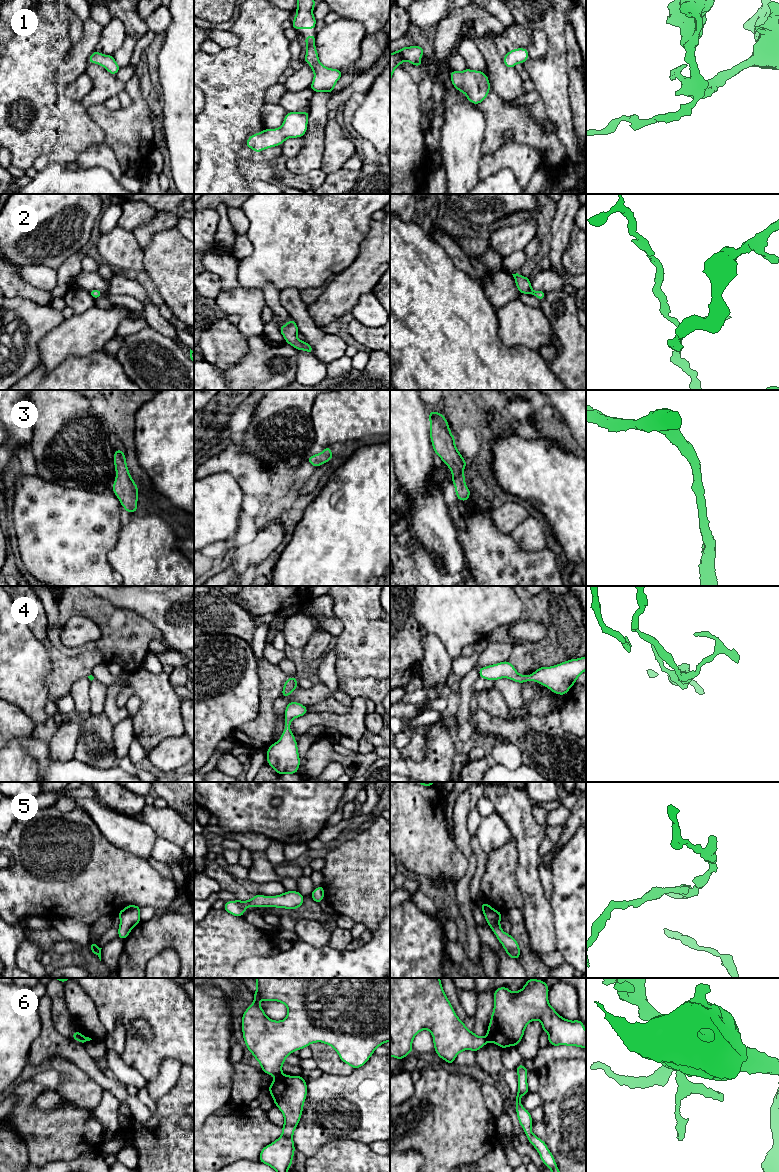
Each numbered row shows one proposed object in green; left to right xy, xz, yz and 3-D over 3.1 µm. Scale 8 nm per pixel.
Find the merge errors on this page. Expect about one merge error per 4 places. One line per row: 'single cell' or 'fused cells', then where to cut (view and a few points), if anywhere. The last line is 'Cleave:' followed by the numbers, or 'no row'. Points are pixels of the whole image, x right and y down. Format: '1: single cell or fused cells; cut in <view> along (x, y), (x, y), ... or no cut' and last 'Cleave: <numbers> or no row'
1: single cell; no cut
2: single cell; no cut
3: single cell; no cut
4: single cell; no cut
5: single cell; no cut
6: fused cells; cut in xz along (281, 1073), (275, 1076)
Cleave: 6

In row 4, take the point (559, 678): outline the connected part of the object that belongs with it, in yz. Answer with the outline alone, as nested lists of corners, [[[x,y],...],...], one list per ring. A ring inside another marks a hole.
[[[586,656],[551,667],[539,667],[531,675],[520,675],[509,661],[503,661],[479,668],[479,676],[491,681],[508,678],[517,683],[524,683],[531,680],[547,687],[553,693],[564,696],[585,670]]]

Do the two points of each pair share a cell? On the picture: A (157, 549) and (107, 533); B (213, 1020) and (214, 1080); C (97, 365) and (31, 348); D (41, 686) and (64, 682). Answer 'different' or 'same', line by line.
A: different
B: same
C: different
D: different

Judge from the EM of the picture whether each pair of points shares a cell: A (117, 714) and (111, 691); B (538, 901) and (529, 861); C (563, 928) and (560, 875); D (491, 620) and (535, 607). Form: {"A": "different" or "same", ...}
{"A": "same", "B": "same", "C": "same", "D": "different"}

